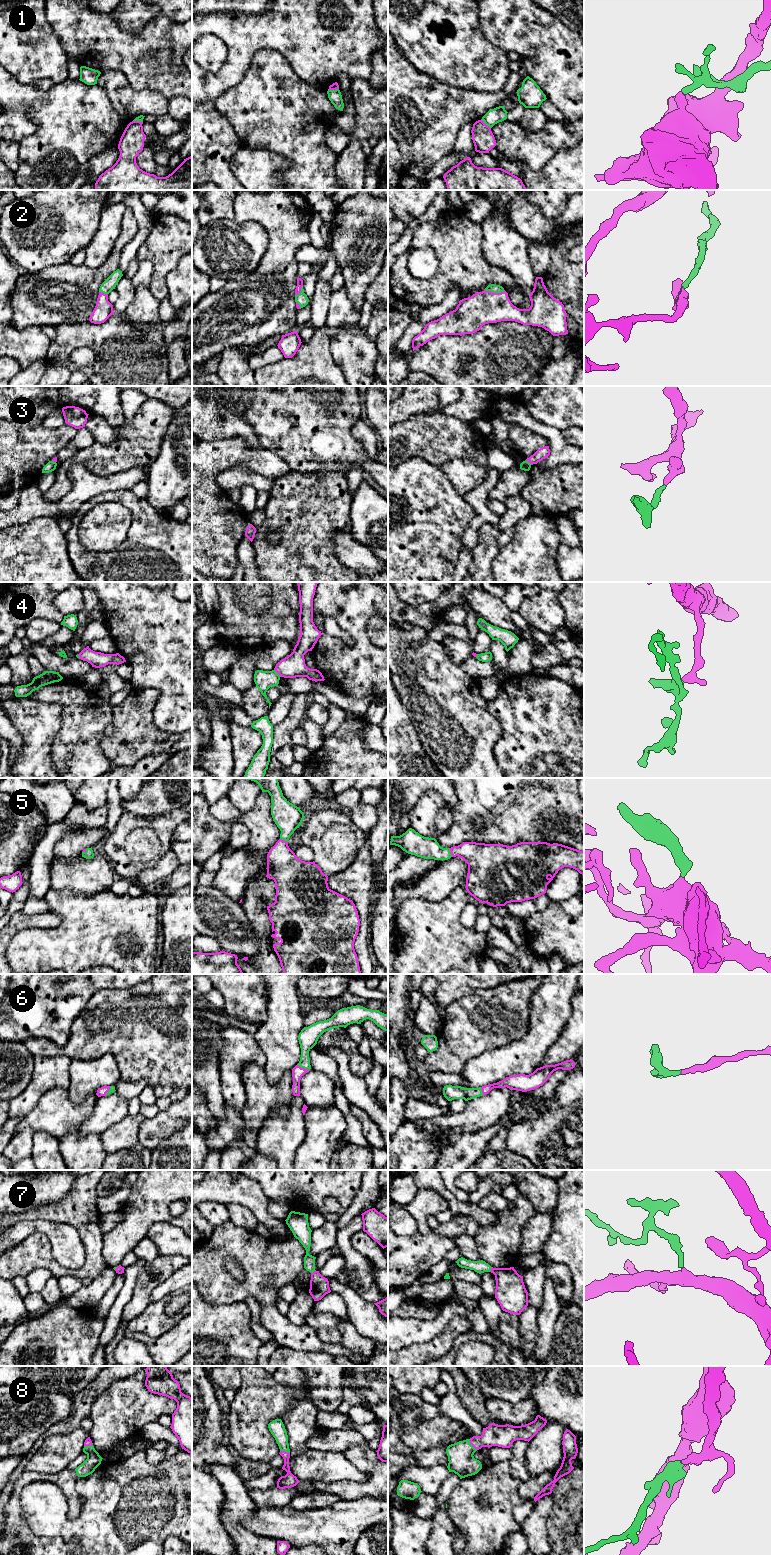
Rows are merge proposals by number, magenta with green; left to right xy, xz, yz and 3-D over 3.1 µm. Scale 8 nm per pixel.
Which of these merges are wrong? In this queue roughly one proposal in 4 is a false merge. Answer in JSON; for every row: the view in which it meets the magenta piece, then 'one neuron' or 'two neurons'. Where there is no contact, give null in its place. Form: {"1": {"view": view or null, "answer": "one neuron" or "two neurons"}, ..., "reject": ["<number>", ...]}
{"1": {"view": "xz", "answer": "two neurons"}, "2": {"view": "yz", "answer": "one neuron"}, "3": {"view": "yz", "answer": "one neuron"}, "4": {"view": "xz", "answer": "one neuron"}, "5": {"view": "yz", "answer": "one neuron"}, "6": {"view": "xz", "answer": "one neuron"}, "7": {"view": "xz", "answer": "one neuron"}, "8": {"view": "yz", "answer": "one neuron"}, "reject": ["1"]}

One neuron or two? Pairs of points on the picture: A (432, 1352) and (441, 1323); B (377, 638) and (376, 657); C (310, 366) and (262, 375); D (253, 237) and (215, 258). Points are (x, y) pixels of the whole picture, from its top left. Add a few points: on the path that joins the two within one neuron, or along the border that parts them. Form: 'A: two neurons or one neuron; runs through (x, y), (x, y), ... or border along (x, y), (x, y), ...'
A: two neurons; border along (452, 1318), (446, 1327), (432, 1339), (415, 1344)
B: two neurons; border along (368, 623), (368, 638), (377, 646)
C: one neuron; runs through (298, 375), (274, 375)
D: one neuron; runs through (244, 244), (233, 250), (224, 250)

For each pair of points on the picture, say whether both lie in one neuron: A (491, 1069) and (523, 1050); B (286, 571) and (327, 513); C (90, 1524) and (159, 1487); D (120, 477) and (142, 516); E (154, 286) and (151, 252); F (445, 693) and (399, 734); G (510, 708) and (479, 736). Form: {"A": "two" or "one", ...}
{"A": "one", "B": "one", "C": "one", "D": "two", "E": "one", "F": "two", "G": "two"}

